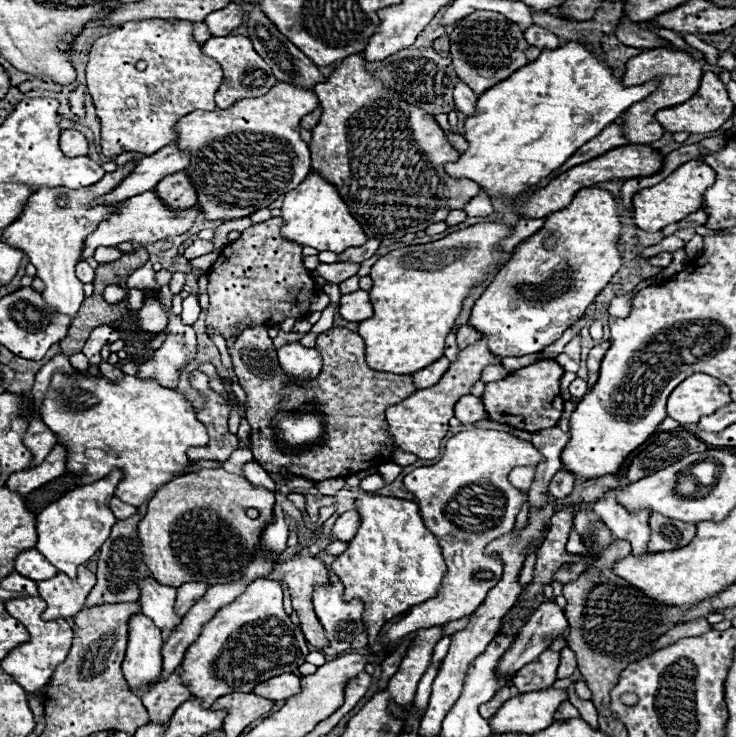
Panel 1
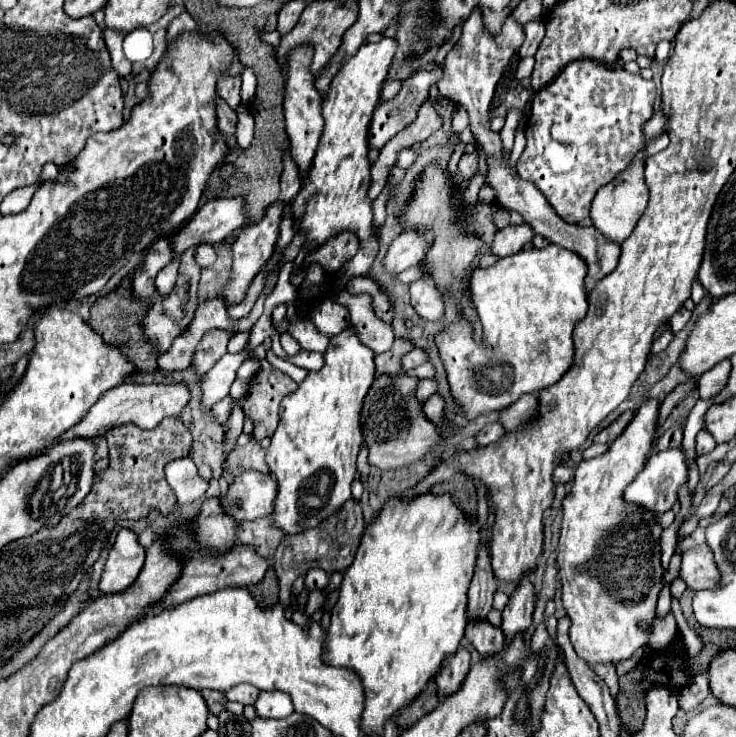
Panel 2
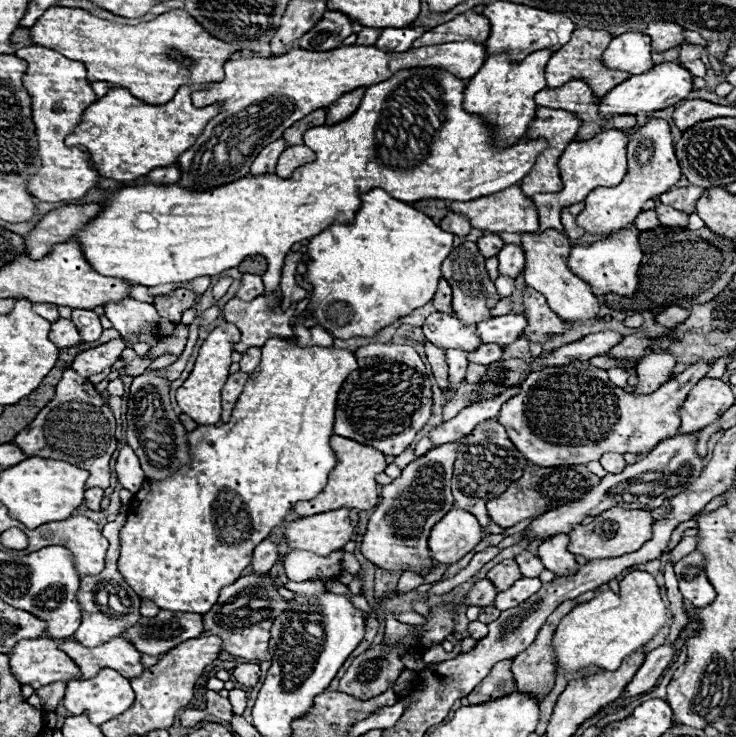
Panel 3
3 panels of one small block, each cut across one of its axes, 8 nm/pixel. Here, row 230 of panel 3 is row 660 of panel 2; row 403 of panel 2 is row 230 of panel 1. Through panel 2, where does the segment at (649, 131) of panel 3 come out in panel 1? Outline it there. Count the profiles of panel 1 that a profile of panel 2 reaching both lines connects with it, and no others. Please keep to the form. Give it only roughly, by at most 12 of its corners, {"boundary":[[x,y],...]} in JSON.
{"boundary":[[678,166],[634,196],[636,226],[658,232],[700,208],[716,172]]}

